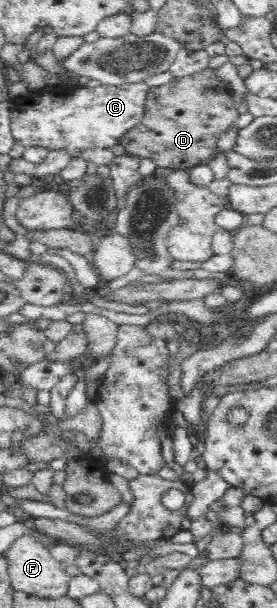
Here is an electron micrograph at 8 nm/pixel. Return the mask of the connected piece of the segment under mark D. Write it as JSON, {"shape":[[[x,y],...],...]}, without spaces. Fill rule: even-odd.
{"shape":[[[206,68],[186,77],[174,78],[166,85],[151,87],[148,92],[146,109],[142,121],[135,128],[128,130],[120,139],[126,153],[152,159],[157,167],[170,167],[175,170],[190,171],[195,166],[207,163],[219,151],[216,147],[220,135],[235,128],[240,115],[230,91],[228,81],[216,74],[216,69]]]}

